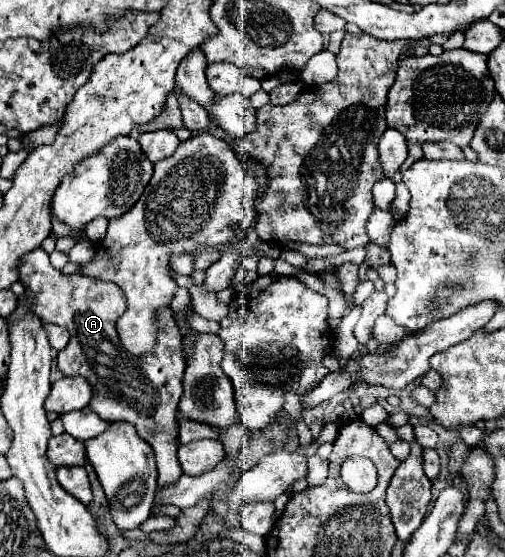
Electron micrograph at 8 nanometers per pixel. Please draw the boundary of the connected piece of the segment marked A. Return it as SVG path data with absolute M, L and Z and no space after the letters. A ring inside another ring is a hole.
M38 247L22 257L20 281L26 287L32 313L44 323L56 323L70 331L70 343L58 353L58 369L66 377L80 375L92 385L92 401L88 407L106 421L128 421L136 427L136 433L148 441L156 453L158 463L158 489L174 483L180 475L180 463L176 459L178 449L178 401L182 397L184 359L180 351L180 331L172 317L170 307L158 309L160 343L154 353L132 357L120 343L116 333L116 319L126 309L124 293L110 281L96 281L84 275L64 275L54 269L48 253Z

